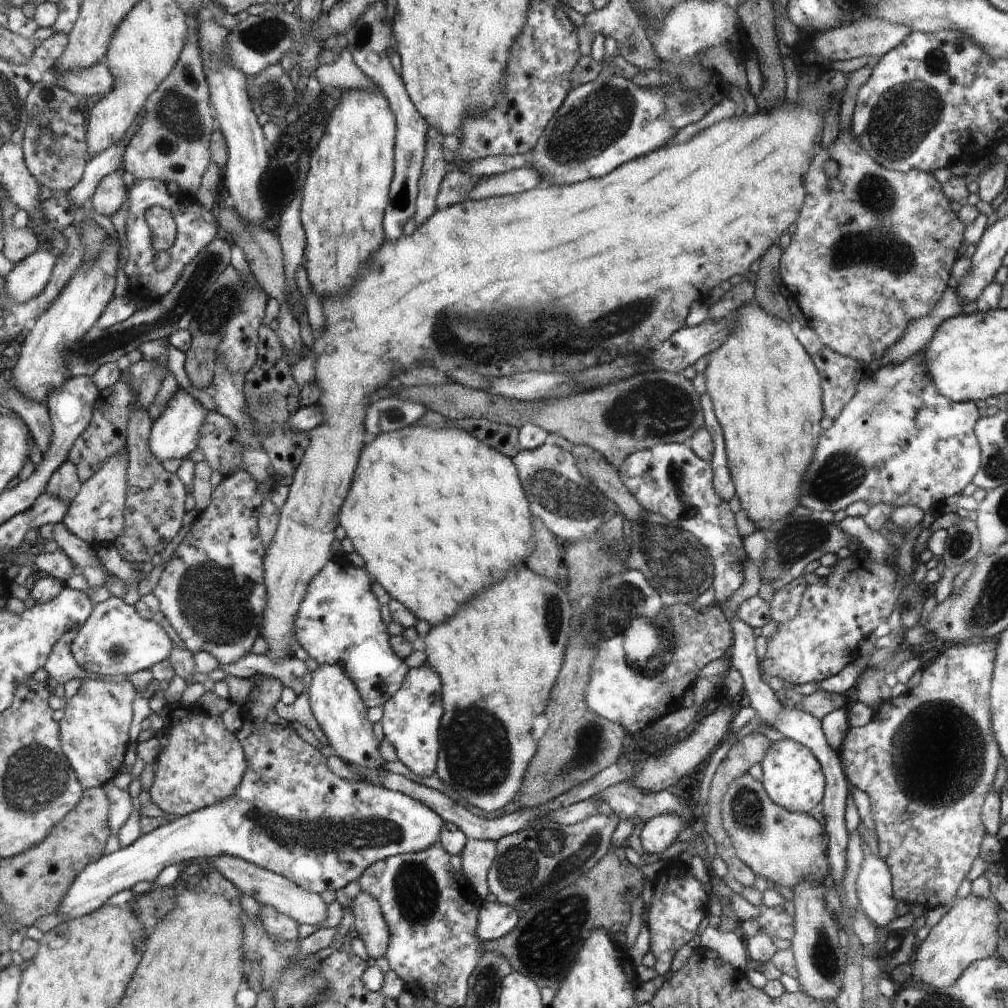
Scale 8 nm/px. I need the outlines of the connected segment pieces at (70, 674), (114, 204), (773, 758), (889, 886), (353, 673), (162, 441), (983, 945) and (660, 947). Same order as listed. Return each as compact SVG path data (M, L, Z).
M80 628L70 630L54 647L45 669L49 676L60 684L66 684L74 679L88 680L87 670L78 662L74 656L74 642L78 638Z
M114 172L100 182L100 186L93 196L92 207L98 213L112 218L126 206L128 200L130 201L128 184L124 182L123 174Z
M784 737L774 741L761 762L761 781L764 783L766 794L786 810L795 813L812 810L822 800L822 796L825 796L826 780L825 776L822 776L820 765L813 751L801 743Z
M872 853L864 855L862 860L856 879L856 894L860 908L878 929L888 928L888 924L898 918L892 872L884 860Z
M329 560L321 573L310 582L309 593L302 598L298 608L296 624L296 639L310 658L318 664L339 665L353 680L354 686L361 694L366 706L378 707L394 696L400 690L406 674L410 669L404 659L398 658L390 648L390 638L380 614L380 605L370 588L370 576L365 567L341 566L336 560Z
M179 387L167 408L162 412L158 420L155 421L153 434L150 435L150 444L152 444L154 456L162 463L168 462L168 460L186 460L192 452L196 452L200 448L202 428L206 426L208 414L210 414L210 410L206 409L185 388Z
M970 893L951 906L943 918L931 928L924 941L917 944L911 961L913 974L910 983L928 988L948 988L961 977L974 961L996 957L998 944L998 906L988 900Z
M668 860L653 879L650 904L647 923L648 934L650 934L649 952L654 954L656 960L656 964L652 965L655 974L662 976L670 968L670 962L676 956L676 950L694 938L696 928L700 926L702 918L708 914L706 912L708 892L694 877L690 865Z

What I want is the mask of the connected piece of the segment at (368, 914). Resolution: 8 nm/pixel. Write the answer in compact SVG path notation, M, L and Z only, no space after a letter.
M361 892L351 904L354 914L353 926L357 937L362 939L369 957L380 958L389 946L389 925L382 914L380 904L366 892Z

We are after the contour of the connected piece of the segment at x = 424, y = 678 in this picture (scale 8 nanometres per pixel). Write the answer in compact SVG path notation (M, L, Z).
M427 661L419 667L410 669L410 678L406 678L406 690L402 690L402 694L398 694L398 698L394 698L394 702L390 702L390 706L383 706L383 715L381 718L384 736L396 750L398 760L412 770L414 774L426 778L437 772L437 758L439 751L438 728L440 728L440 720L444 714L442 702L442 682L436 670L428 664Z

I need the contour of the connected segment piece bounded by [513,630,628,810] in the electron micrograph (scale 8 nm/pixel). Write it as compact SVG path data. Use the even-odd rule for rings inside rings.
M580 630L572 636L572 642L566 646L566 658L558 682L550 694L549 705L540 728L537 756L530 761L524 782L514 796L514 802L524 808L534 808L550 802L570 788L594 778L607 766L617 764L623 756L623 740L628 732L622 725L594 714L586 702L586 686L590 682L590 666L594 664L596 648L584 644Z

